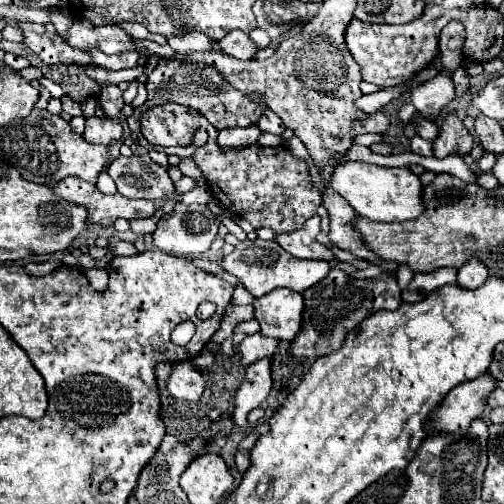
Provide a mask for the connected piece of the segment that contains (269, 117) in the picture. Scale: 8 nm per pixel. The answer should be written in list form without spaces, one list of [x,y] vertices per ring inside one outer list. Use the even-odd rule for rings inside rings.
[[[266,108],[266,112],[260,116],[256,126],[260,128],[260,132],[270,132],[274,136],[282,136],[284,130],[286,130],[286,126],[280,120],[280,116],[276,116],[274,112],[270,112],[270,108]]]

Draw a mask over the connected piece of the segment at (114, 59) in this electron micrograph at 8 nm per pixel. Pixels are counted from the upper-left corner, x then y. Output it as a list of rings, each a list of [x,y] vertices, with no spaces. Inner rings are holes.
[[[88,50],[88,54],[92,56],[92,62],[102,66],[102,68],[108,68],[108,70],[124,70],[124,68],[134,68],[138,64],[138,52],[122,52],[122,54],[114,54],[114,56],[108,56],[104,54],[102,50]]]

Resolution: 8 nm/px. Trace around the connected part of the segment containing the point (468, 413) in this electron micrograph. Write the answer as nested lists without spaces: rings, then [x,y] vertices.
[[[484,372],[474,380],[458,384],[450,394],[446,394],[442,402],[442,410],[438,410],[436,422],[432,422],[432,430],[440,432],[458,432],[468,430],[474,418],[480,418],[484,412],[486,398],[498,388],[498,380]]]

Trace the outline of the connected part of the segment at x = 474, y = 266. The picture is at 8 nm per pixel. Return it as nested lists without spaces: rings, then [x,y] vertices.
[[[474,256],[458,270],[458,284],[462,284],[462,288],[474,290],[474,288],[482,286],[486,276],[488,276],[488,268]]]

